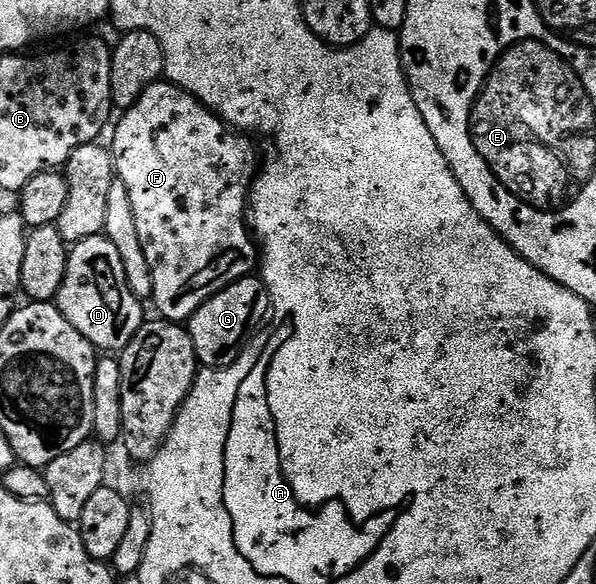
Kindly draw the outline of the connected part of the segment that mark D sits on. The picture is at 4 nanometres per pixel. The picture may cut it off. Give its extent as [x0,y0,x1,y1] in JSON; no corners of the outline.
[56,235,147,354]

